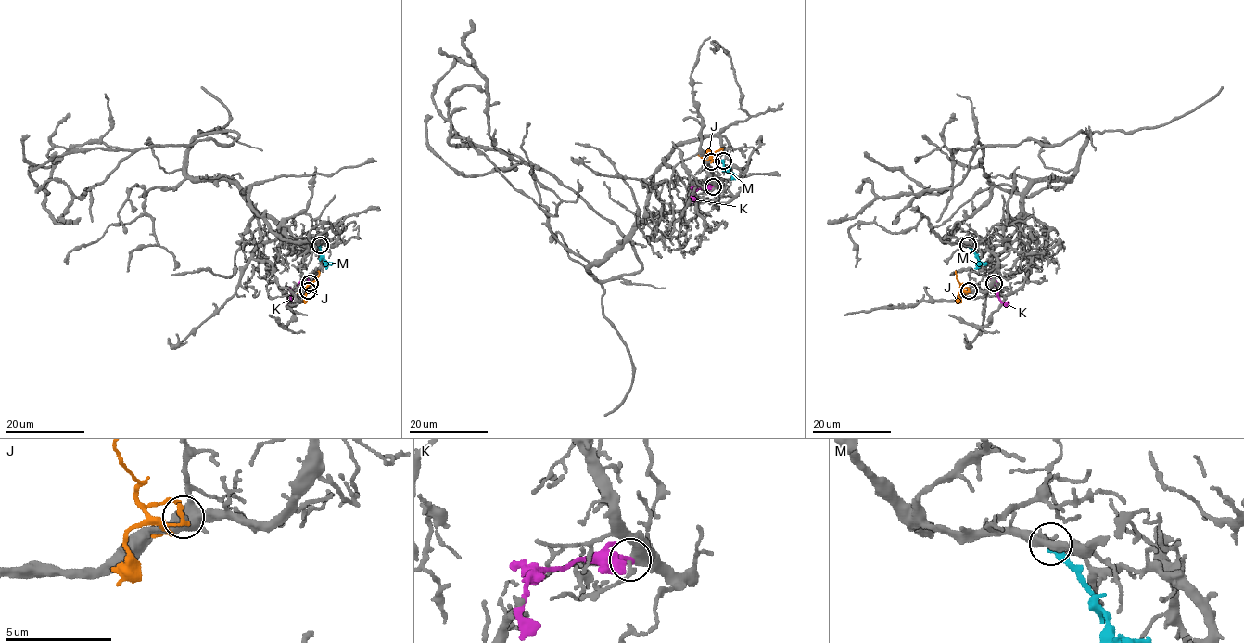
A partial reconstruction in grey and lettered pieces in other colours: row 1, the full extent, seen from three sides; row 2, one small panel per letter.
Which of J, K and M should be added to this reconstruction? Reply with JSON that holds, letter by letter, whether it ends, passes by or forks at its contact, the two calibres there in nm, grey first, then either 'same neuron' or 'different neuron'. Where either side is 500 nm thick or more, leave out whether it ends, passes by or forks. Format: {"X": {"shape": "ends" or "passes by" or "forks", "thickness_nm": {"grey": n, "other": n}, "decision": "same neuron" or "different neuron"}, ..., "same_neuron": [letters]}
{"J": {"shape": "ends", "thickness_nm": {"grey": 160, "other": 240}, "decision": "different neuron"}, "K": {"shape": "ends", "thickness_nm": {"grey": 360, "other": 240}, "decision": "different neuron"}, "M": {"shape": "ends", "thickness_nm": {"grey": 140, "other": 300}, "decision": "different neuron"}, "same_neuron": []}

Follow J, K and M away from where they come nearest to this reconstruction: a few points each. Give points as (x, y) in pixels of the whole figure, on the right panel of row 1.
J: (969, 290), (966, 292), (960, 287), (955, 270)
K: (995, 283), (1002, 302), (1009, 302)
M: (968, 245), (982, 263), (986, 263)

